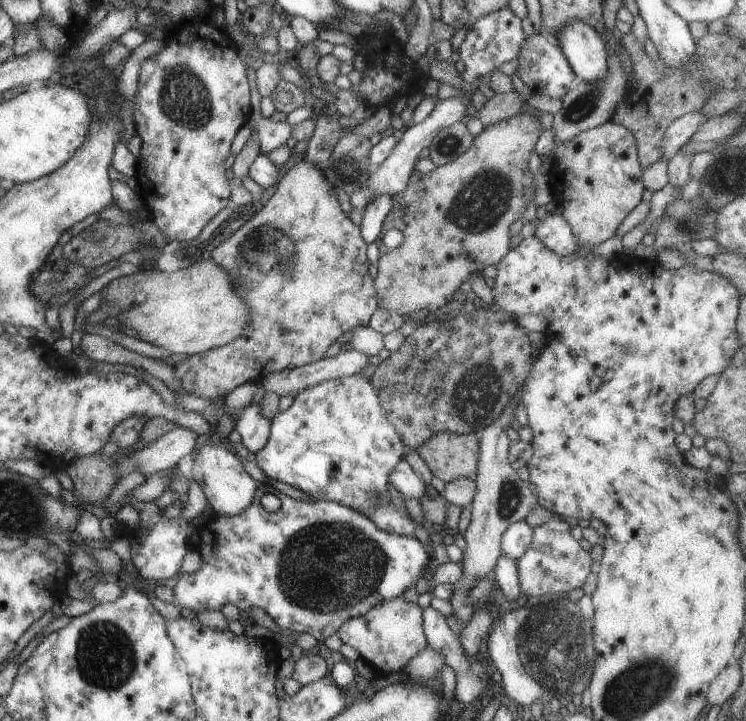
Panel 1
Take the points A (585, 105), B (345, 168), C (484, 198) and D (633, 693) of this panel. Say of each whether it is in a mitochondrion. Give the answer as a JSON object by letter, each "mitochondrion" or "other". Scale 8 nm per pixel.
{"A":"mitochondrion","B":"mitochondrion","C":"mitochondrion","D":"mitochondrion"}

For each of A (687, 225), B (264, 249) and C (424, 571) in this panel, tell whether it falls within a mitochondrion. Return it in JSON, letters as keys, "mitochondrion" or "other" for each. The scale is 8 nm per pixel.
{"A":"mitochondrion","B":"mitochondrion","C":"other"}

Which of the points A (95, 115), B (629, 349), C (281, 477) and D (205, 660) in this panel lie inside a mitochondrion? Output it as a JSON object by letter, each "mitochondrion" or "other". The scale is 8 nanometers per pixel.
{"A":"other","B":"mitochondrion","C":"other","D":"other"}

